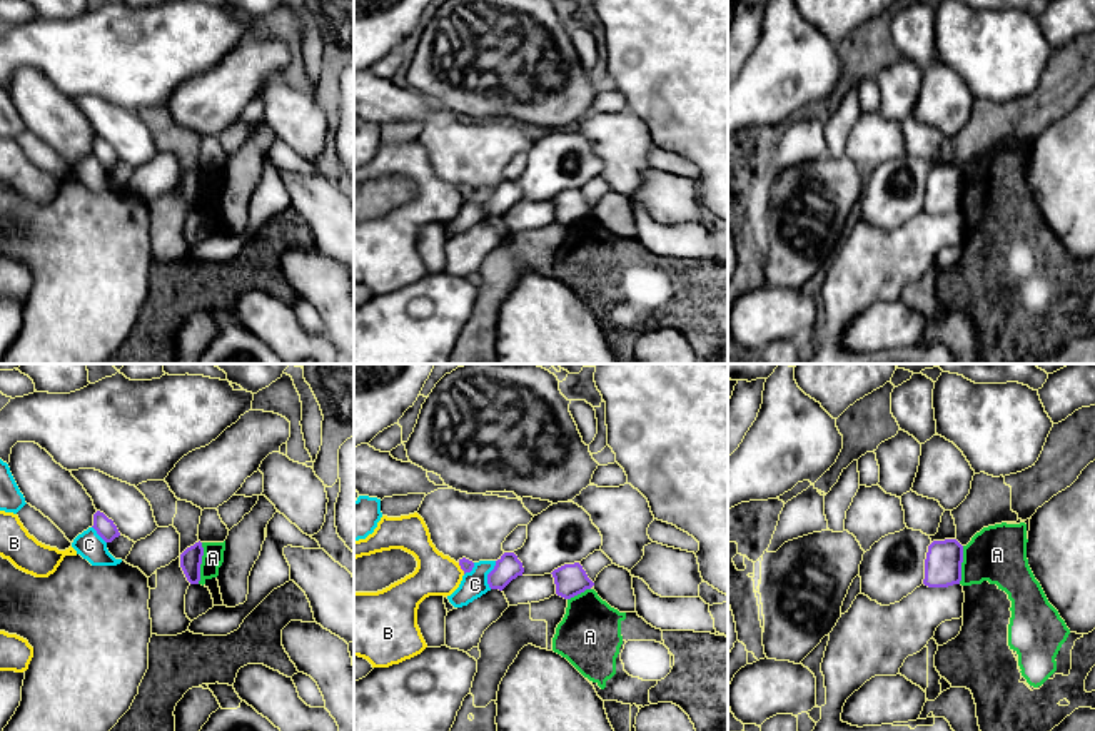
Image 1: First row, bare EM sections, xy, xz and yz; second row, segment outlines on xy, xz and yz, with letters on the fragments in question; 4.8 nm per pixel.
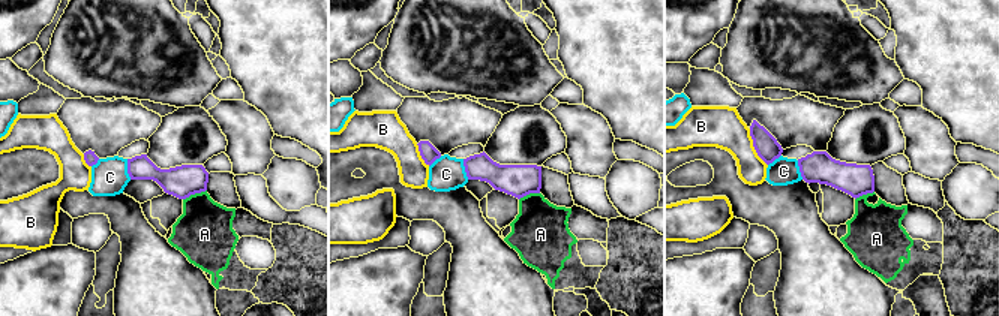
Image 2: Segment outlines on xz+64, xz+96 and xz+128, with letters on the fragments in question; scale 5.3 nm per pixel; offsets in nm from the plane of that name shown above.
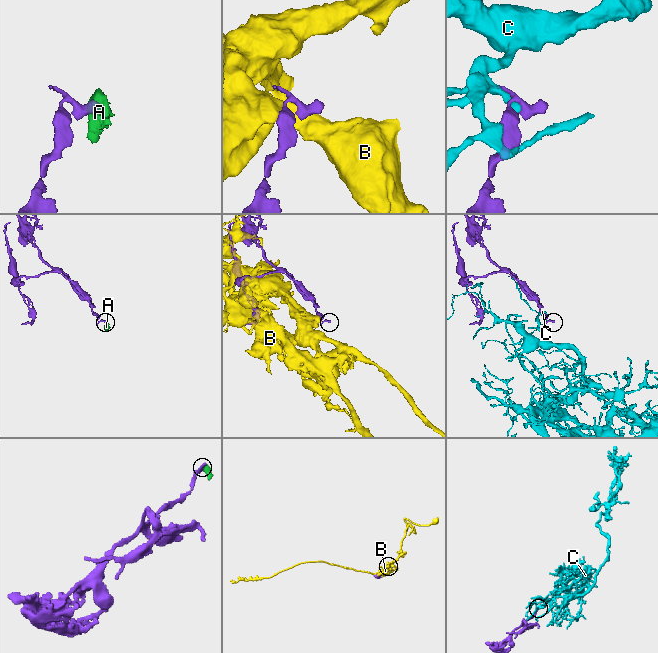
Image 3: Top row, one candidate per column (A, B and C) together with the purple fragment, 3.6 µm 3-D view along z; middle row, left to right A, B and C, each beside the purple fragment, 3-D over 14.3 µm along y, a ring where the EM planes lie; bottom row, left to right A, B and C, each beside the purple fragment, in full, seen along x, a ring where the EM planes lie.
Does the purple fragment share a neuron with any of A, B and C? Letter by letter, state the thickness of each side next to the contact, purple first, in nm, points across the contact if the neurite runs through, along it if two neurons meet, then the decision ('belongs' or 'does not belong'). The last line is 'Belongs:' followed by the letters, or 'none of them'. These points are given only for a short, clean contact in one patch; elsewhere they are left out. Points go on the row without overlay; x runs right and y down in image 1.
A: 110 nm thick on the purple side, 100 nm on the other; border along xy (202, 169), (201, 206), (197, 209); does not belong
B: 60 nm thick on the purple side, 200 nm on the other; does not belong
C: 120 nm thick on the purple side, 120 nm on the other; does not belong
Belongs: none of them

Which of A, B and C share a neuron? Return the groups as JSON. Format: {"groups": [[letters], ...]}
{"groups": [["A"], ["B"], ["C"]]}

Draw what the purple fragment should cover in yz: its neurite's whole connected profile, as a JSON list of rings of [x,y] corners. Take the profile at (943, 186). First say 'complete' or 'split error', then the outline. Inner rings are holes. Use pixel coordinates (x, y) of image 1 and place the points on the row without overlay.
complete | [[[956,165],[933,167],[925,185],[928,214],[948,214],[961,207],[963,172]]]

